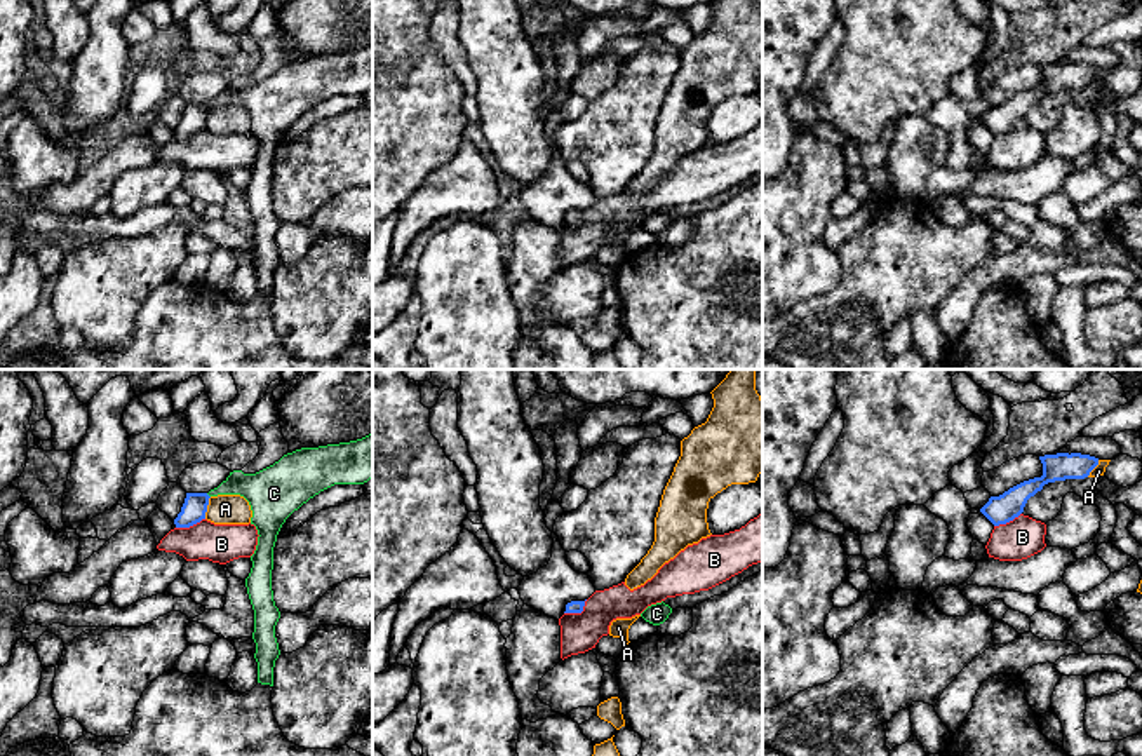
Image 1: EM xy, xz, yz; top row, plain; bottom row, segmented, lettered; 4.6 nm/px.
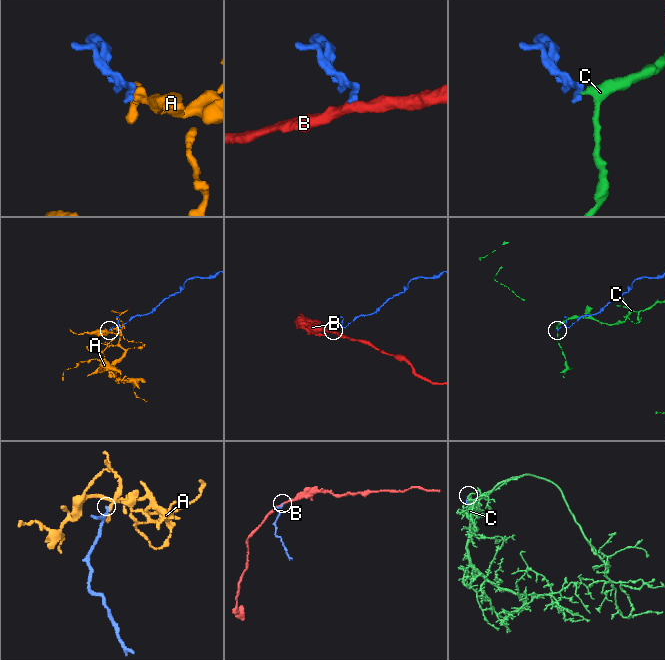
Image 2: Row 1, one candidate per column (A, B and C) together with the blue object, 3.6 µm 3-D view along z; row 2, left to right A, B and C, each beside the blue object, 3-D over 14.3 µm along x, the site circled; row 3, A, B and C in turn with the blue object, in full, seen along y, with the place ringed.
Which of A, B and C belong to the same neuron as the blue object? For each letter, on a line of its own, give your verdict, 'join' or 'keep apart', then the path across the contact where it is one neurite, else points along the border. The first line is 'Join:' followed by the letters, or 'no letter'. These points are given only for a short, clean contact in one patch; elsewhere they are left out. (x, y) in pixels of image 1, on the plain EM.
Join: no letter
A: keep apart
B: keep apart; border xz (587, 209), (580, 222), (564, 223)
C: keep apart; border xy (206, 103), (209, 107)

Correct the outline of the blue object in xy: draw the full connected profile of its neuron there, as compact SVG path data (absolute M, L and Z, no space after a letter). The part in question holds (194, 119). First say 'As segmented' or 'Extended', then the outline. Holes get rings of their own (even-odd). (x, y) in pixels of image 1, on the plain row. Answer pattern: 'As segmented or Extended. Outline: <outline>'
As segmented. Outline: M186 103L181 122L174 129L176 138L190 138L205 129L209 108L207 103Z

